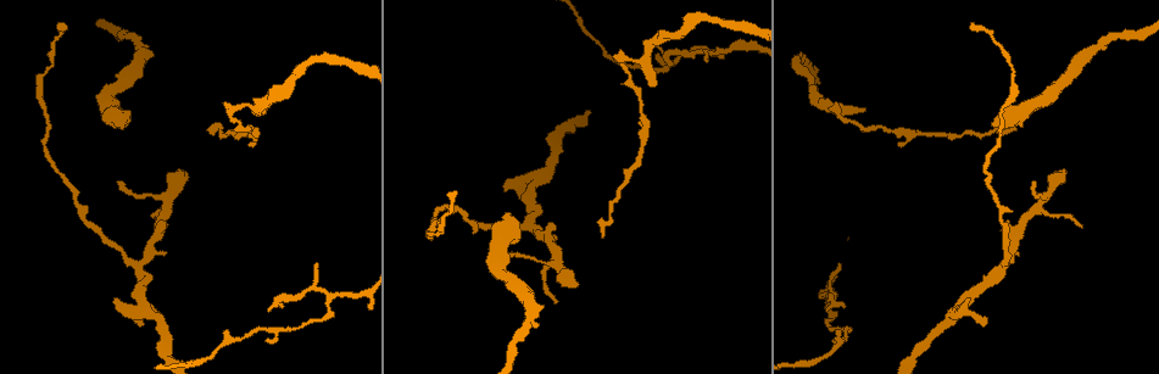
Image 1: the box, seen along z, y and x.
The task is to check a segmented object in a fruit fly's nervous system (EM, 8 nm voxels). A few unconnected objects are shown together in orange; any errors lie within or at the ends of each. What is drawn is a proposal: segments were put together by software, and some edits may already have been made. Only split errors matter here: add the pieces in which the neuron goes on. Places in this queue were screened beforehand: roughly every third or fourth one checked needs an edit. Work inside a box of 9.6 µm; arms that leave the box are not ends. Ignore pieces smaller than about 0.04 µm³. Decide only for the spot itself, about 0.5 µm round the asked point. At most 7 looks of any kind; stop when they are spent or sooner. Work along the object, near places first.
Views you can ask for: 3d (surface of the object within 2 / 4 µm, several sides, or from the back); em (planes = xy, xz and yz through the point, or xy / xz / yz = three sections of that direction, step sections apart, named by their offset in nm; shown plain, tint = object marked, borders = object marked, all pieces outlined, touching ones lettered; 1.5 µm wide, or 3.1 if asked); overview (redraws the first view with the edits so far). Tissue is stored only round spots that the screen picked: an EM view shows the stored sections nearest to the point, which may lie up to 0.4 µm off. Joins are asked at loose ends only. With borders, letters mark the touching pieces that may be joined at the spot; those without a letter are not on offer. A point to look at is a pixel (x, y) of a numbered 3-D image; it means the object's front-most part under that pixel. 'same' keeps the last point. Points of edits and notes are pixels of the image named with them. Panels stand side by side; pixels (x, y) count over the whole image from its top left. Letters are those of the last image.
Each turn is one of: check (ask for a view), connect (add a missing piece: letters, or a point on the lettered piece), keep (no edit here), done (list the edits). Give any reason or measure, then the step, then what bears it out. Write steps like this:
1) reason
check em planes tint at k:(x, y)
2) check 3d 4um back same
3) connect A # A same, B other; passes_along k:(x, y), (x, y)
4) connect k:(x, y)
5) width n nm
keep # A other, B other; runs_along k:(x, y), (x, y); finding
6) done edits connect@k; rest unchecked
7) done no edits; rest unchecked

free end
check em xz step 8 borders at 1:(985, 317)

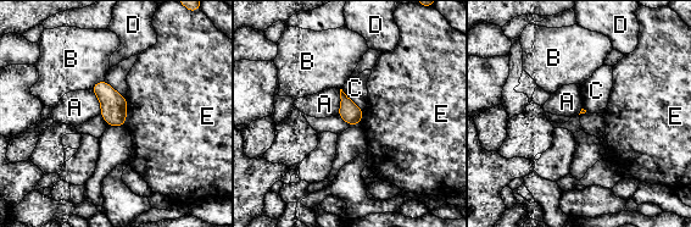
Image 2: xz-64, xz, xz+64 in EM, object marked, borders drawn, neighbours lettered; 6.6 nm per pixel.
check em planes borders same

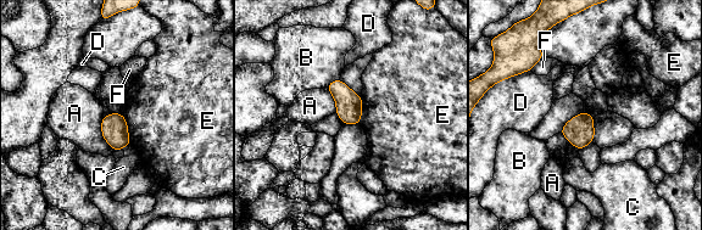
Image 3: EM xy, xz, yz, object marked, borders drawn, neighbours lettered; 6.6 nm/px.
width 180 nm
keep # A other, B other, C other, D other, E other, F other; no lettered piece goes on from it

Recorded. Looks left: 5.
tapers out
check em planes borders at 1:(120, 183)

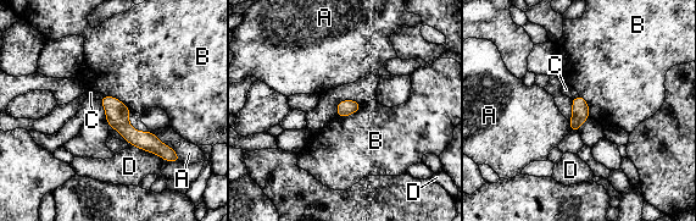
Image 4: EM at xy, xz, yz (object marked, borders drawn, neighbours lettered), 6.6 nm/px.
longest_contact D 220 nm
keep # A other, B other, C other, D other; border 4:(361, 108), (351, 114), (337, 117); no lettered piece goes on from it

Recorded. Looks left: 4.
free end
check 3d 2um back at 1:(653, 86)

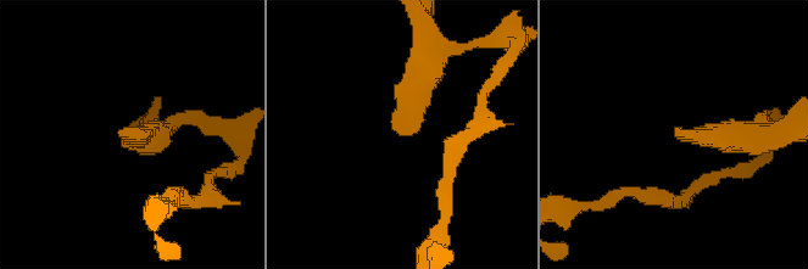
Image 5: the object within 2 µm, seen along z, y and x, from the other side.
check em planes borders at 5:(127, 130)

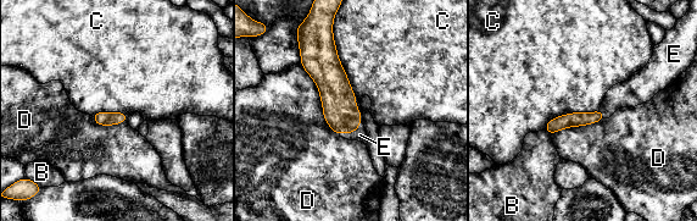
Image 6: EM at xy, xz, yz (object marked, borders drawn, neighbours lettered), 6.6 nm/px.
connect E # B other, C other, D other, E same; passes_along 6:(340, 111), (351, 132), (360, 134); it goes on there

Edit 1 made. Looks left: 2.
done edits connect@6; rest unchecked

